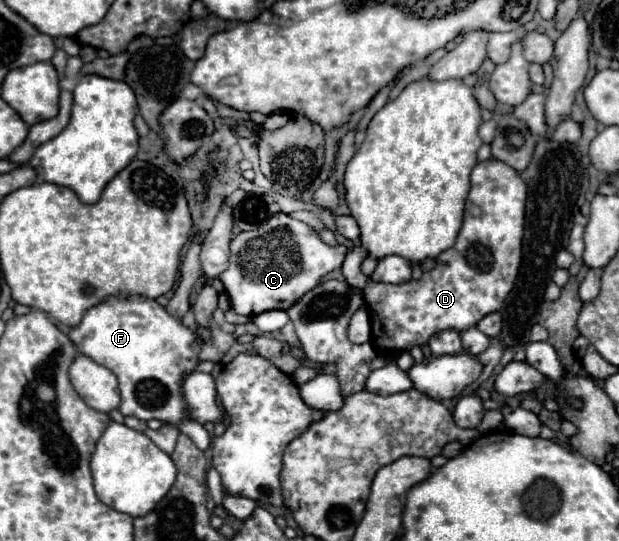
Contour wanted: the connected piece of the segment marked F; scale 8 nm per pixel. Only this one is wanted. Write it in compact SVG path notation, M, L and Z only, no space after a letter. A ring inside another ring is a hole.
M141 296L107 298L89 308L81 324L71 328L67 336L77 352L93 358L117 376L121 394L119 412L123 416L135 416L143 422L157 418L173 424L187 416L183 410L181 384L185 376L195 370L201 344L189 328L167 314L167 310L155 300Z

